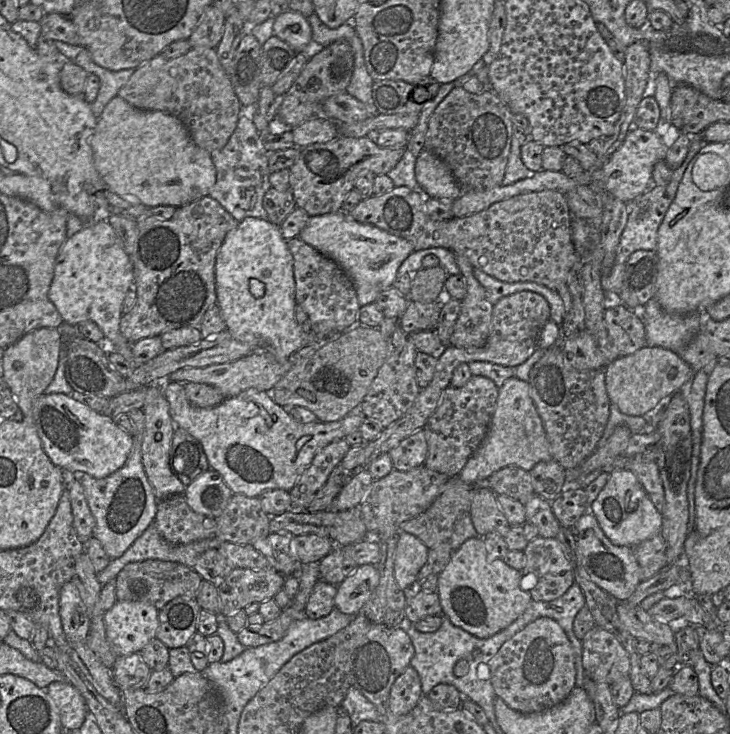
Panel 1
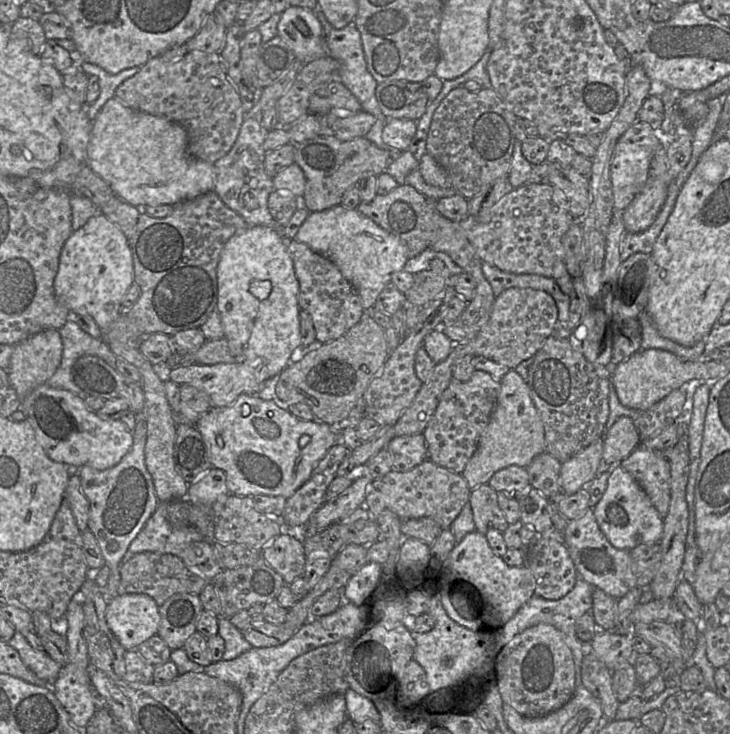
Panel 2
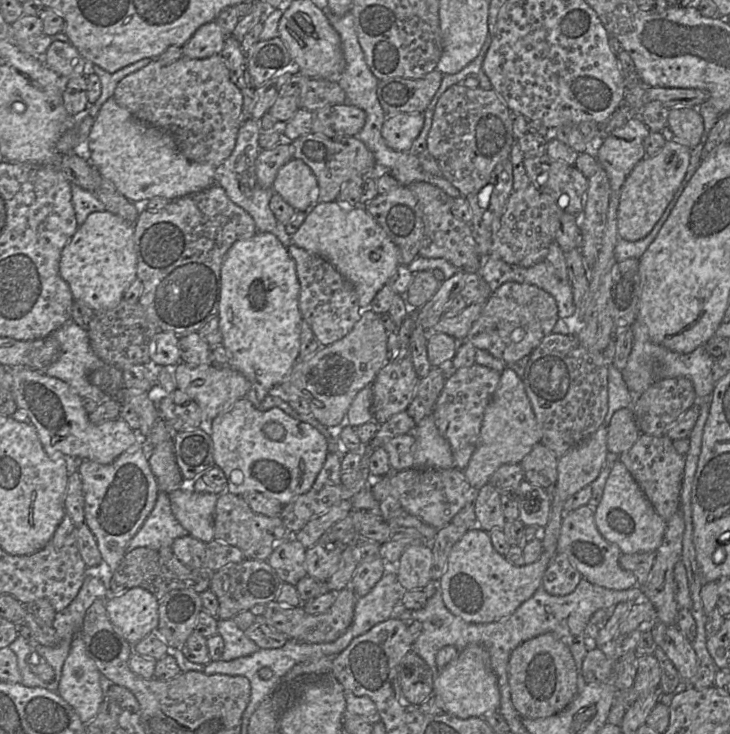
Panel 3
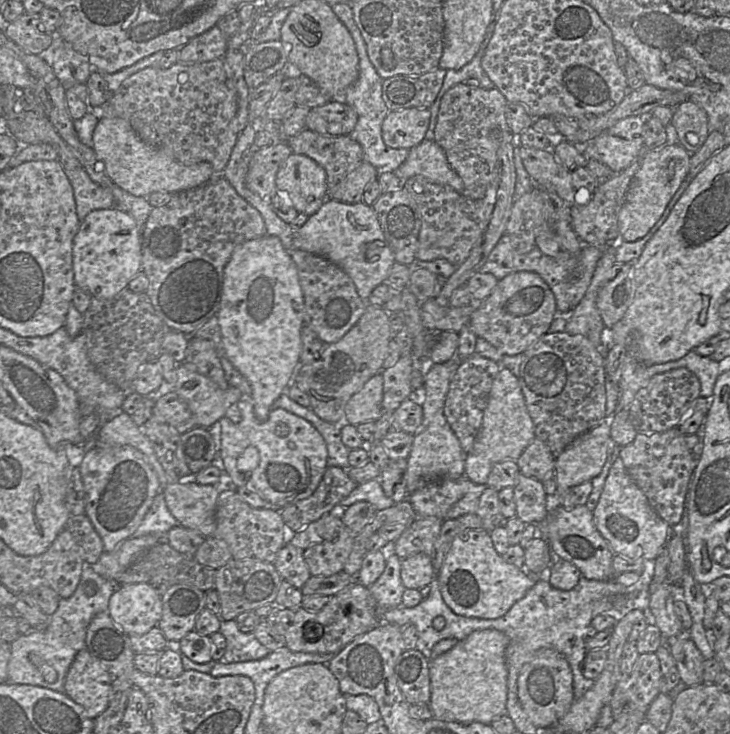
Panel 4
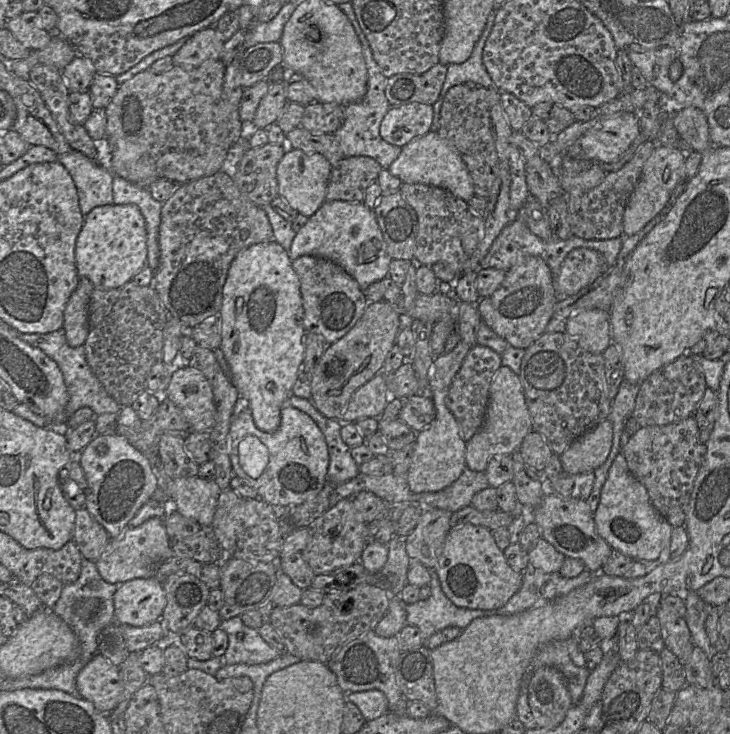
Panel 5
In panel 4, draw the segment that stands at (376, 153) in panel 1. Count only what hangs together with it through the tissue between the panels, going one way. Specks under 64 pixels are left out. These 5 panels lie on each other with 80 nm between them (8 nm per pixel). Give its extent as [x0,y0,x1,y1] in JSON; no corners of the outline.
[288,129,363,190]

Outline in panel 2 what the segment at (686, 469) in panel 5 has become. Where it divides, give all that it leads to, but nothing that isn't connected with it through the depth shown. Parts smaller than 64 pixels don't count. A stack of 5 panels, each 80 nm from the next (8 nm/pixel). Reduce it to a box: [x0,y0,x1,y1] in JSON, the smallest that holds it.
[620,442,671,515]

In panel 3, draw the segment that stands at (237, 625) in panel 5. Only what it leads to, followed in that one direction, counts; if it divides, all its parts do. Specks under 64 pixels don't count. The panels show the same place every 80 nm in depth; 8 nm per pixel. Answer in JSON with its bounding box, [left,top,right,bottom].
[217,619,261,661]

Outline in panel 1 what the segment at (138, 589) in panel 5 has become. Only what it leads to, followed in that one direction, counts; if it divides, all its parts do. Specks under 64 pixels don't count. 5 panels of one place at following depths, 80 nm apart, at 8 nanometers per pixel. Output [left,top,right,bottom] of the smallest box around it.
[104,601,158,657]

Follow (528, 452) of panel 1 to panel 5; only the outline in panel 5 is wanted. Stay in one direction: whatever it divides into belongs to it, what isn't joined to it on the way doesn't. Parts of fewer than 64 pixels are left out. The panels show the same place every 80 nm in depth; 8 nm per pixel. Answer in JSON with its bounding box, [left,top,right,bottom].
[466,365,532,472]

